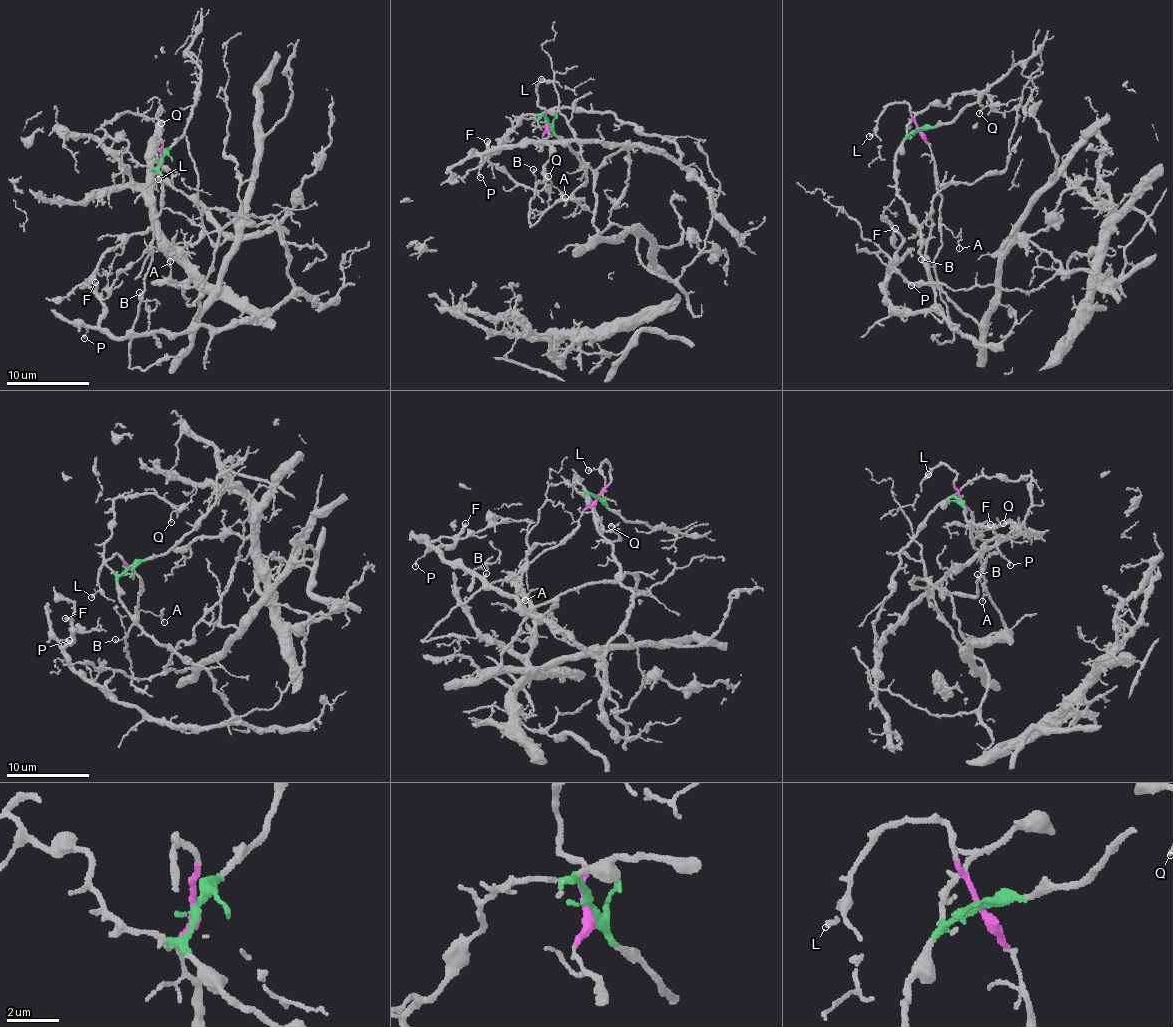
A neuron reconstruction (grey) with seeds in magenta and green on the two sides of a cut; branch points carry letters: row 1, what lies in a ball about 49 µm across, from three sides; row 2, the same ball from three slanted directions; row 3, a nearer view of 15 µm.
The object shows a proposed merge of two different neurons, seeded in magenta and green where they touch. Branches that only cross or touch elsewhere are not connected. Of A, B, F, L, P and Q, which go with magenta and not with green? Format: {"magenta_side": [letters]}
{"magenta_side": ["A", "B", "L"]}

